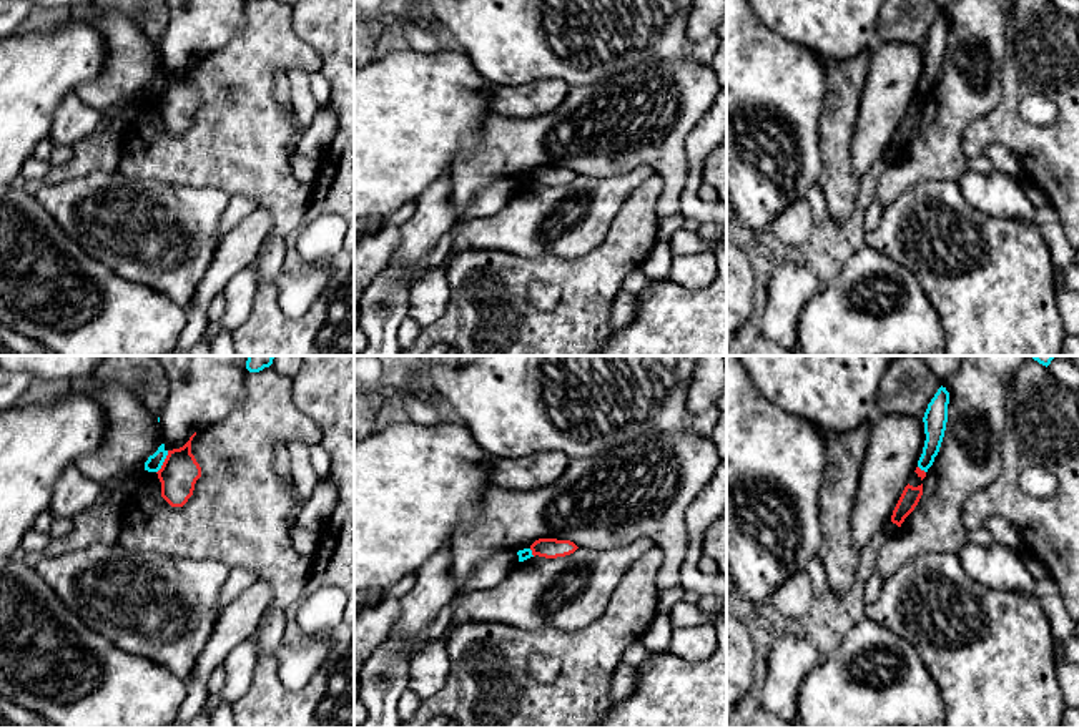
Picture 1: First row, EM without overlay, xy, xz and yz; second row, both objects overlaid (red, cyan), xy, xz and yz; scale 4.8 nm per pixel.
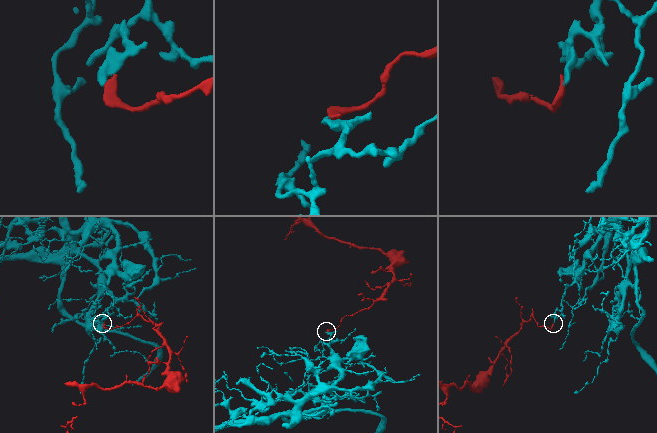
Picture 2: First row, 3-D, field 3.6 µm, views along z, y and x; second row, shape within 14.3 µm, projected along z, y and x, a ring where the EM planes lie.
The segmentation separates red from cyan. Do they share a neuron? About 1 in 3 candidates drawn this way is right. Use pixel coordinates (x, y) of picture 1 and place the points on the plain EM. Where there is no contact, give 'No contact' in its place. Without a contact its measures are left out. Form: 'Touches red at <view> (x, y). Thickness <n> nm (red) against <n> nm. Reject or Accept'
Touches red at xy (163, 90). Thickness 190 nm (red) against 80 nm. Reject

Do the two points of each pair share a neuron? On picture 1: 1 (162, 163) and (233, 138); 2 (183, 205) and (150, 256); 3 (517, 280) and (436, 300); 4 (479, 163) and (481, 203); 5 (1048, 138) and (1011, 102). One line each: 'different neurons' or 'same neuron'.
1: same neuron
2: same neuron
3: different neurons
4: different neurons
5: same neuron

